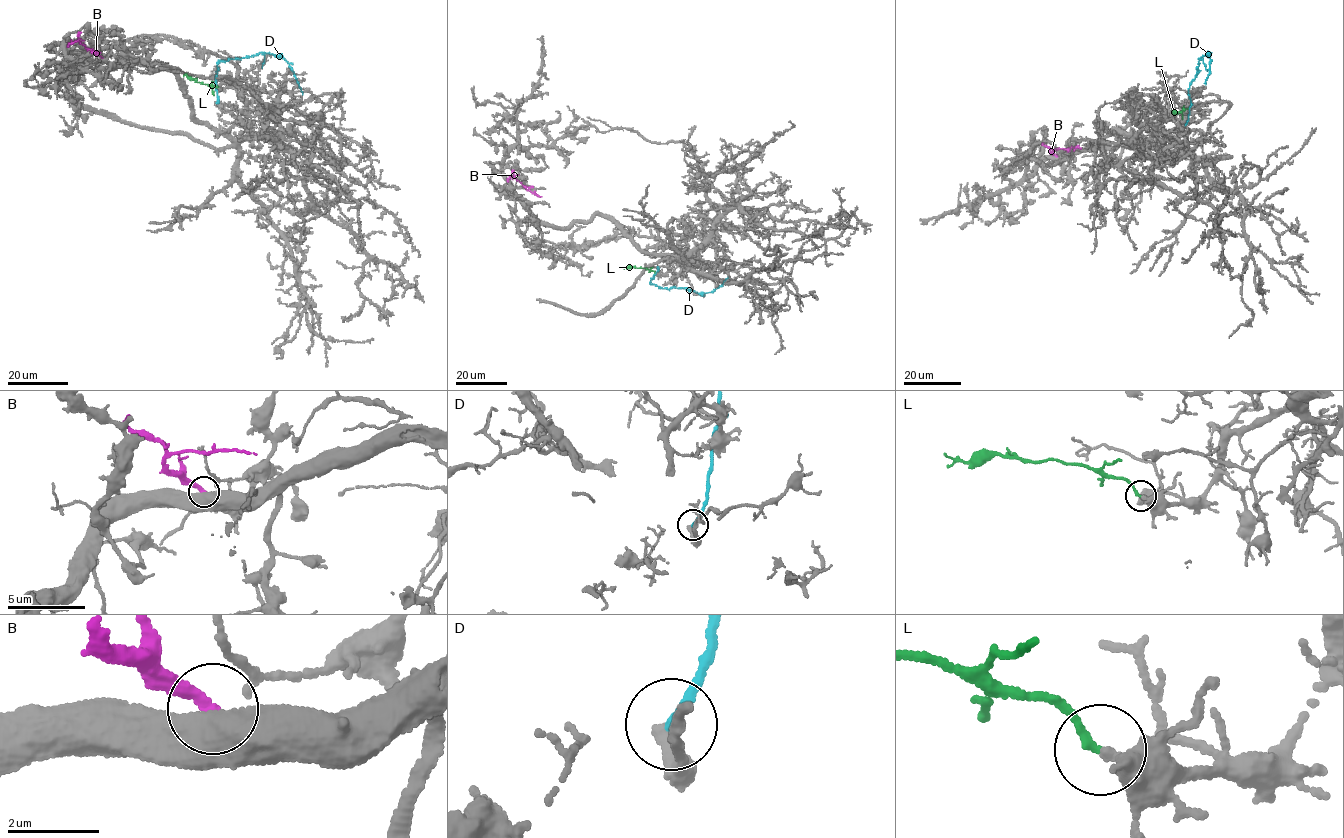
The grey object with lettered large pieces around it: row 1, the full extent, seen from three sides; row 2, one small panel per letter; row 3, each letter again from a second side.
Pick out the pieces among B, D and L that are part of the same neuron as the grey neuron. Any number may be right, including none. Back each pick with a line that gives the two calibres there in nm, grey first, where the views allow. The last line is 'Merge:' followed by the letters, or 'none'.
L: 400/180 nm
Merge: L

